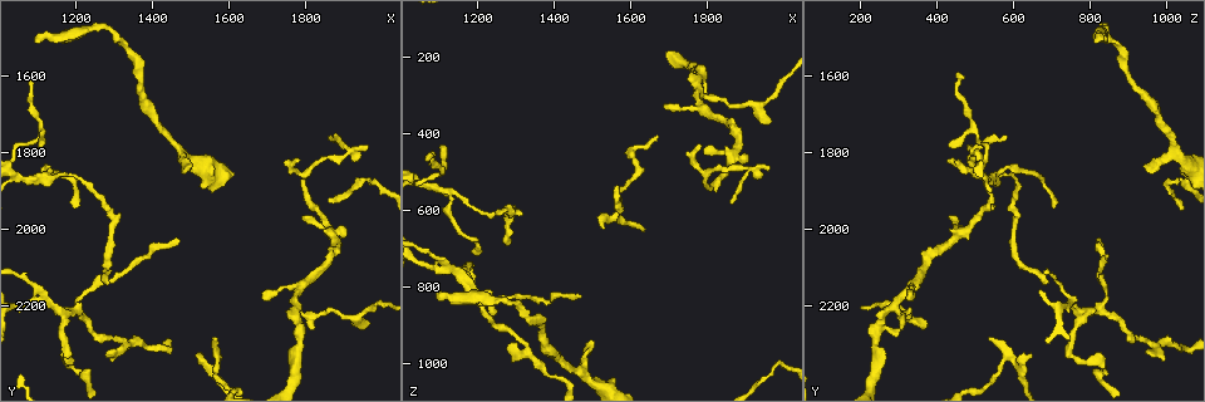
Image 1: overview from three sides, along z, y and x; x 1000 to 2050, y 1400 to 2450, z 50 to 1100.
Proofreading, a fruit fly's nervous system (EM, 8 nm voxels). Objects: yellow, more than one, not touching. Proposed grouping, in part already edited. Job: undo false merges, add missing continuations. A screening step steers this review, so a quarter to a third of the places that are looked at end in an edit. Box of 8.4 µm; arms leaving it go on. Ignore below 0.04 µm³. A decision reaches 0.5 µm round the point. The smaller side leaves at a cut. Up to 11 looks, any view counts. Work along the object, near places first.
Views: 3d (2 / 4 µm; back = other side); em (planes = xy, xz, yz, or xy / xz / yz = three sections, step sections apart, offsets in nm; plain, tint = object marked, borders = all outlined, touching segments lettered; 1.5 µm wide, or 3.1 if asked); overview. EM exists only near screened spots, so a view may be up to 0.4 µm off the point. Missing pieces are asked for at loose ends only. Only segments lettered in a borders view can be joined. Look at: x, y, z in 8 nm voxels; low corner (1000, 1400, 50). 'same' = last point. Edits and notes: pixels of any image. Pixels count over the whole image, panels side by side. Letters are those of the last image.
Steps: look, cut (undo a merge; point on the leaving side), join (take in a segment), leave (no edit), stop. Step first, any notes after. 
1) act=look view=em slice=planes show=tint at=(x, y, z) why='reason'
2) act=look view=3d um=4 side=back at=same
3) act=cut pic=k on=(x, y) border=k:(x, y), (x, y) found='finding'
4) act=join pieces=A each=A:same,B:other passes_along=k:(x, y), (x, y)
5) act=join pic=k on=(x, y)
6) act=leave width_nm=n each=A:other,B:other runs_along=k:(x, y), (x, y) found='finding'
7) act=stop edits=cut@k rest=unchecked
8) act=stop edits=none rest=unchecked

act=look view=em um=3.1 slice=planes show=borders at=(1100, 1515, 815) why='long arm stops here'

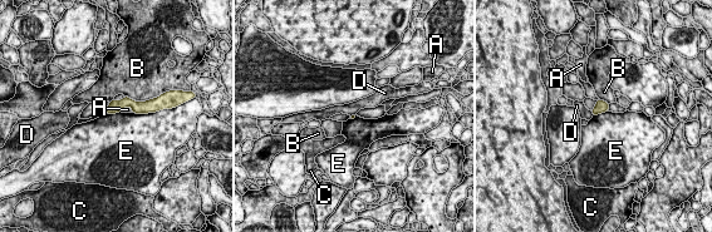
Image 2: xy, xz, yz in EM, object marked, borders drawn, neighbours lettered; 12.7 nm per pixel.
act=leave each=A:other,B:other,C:other,D:other,E:other border=2:(156, 110), (133, 113) found='none of them fits'

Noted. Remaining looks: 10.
act=look view=3d um=2 at=(1110, 1780, 435) why='tapers out'

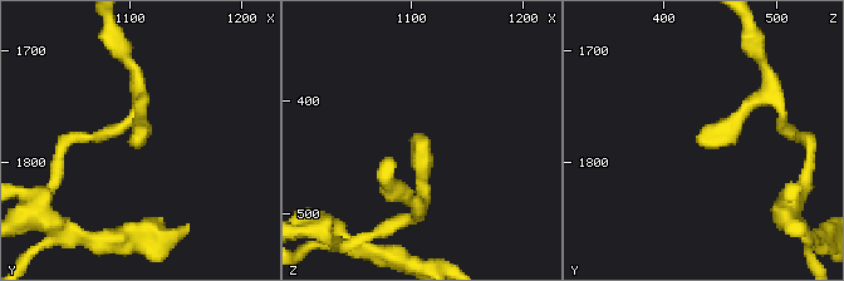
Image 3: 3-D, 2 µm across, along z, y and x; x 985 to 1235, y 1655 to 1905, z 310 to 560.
act=look view=em slice=xy step=4 show=tint at=(1106, 1782, 430) why='shape alone is not enough'

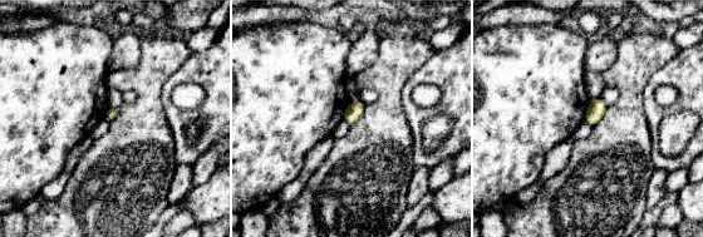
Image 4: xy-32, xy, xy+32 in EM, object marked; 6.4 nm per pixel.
act=look view=em slice=planes show=borders at=same

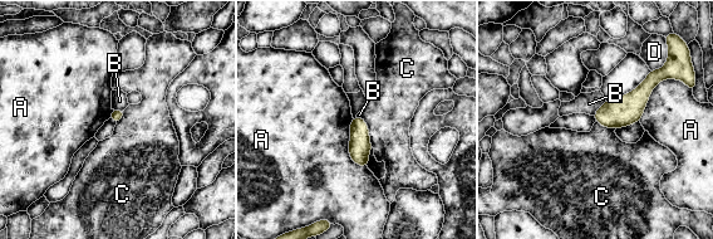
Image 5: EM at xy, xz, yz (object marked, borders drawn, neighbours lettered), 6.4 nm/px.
act=leave width_nm=70 each=A:other,B:other,C:other,D:other border=5:(360, 117), (367, 126), (372, 146) found='none of them fits'

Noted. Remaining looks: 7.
act=look view=em slice=planes show=borders at=(1475, 2030, 825) why='an open end'

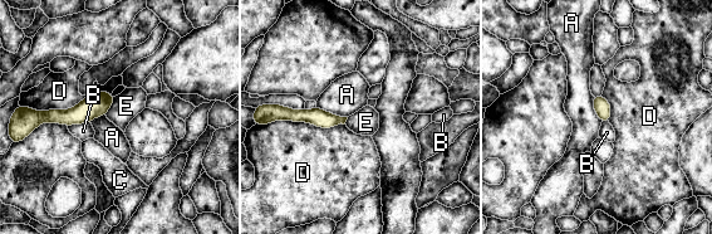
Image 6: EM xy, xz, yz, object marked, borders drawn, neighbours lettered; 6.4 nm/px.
act=leave each=A:other,B:other,C:other,D:other,E:other runs_along=6:(109, 97), (74, 116), (45, 115) found='none of them fits'

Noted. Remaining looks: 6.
act=look view=em slice=xy step=8 show=borders at=(1160, 2215, 775) why='branch point'

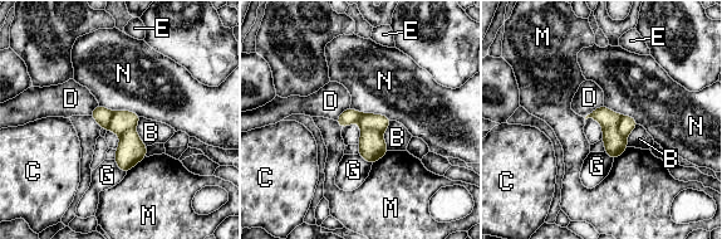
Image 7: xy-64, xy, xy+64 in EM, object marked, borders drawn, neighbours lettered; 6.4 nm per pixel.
act=cut pic=7 on=(615, 144) each=B:other,C:other,D:other,E:other,G:other,M:other,N:other border=7:(620, 116), (618, 131), (624, 137) found='two neurons meet here'

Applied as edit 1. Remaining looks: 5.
act=stop edits=cut@7 rest=unchecked

